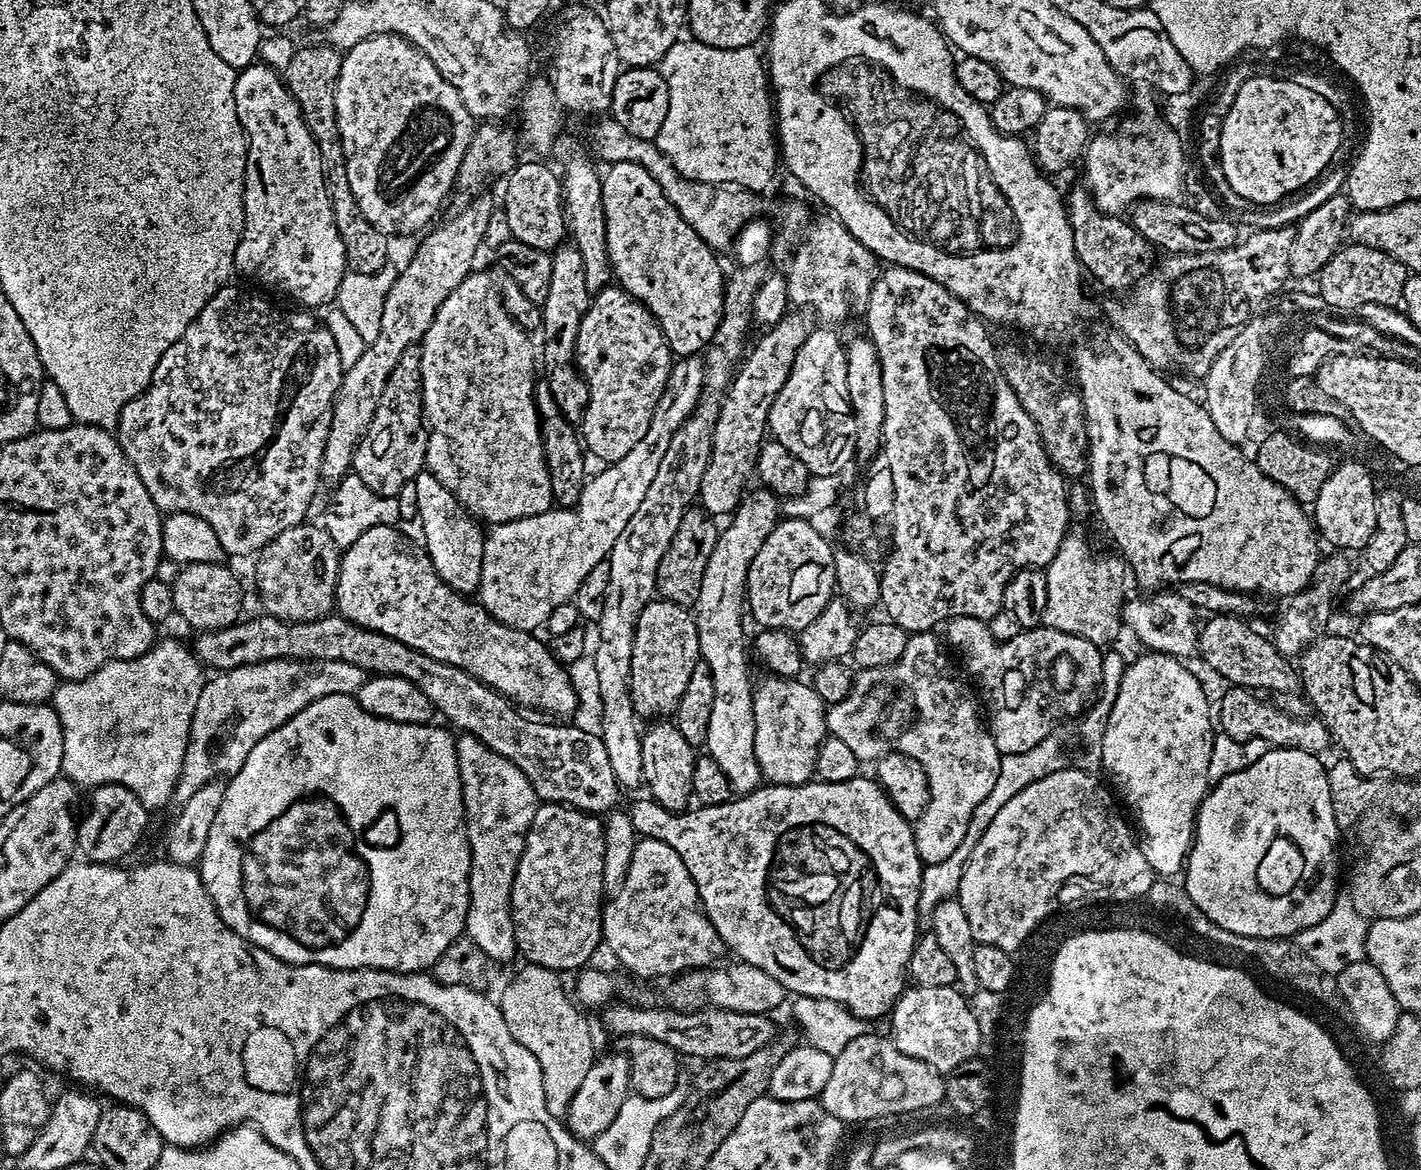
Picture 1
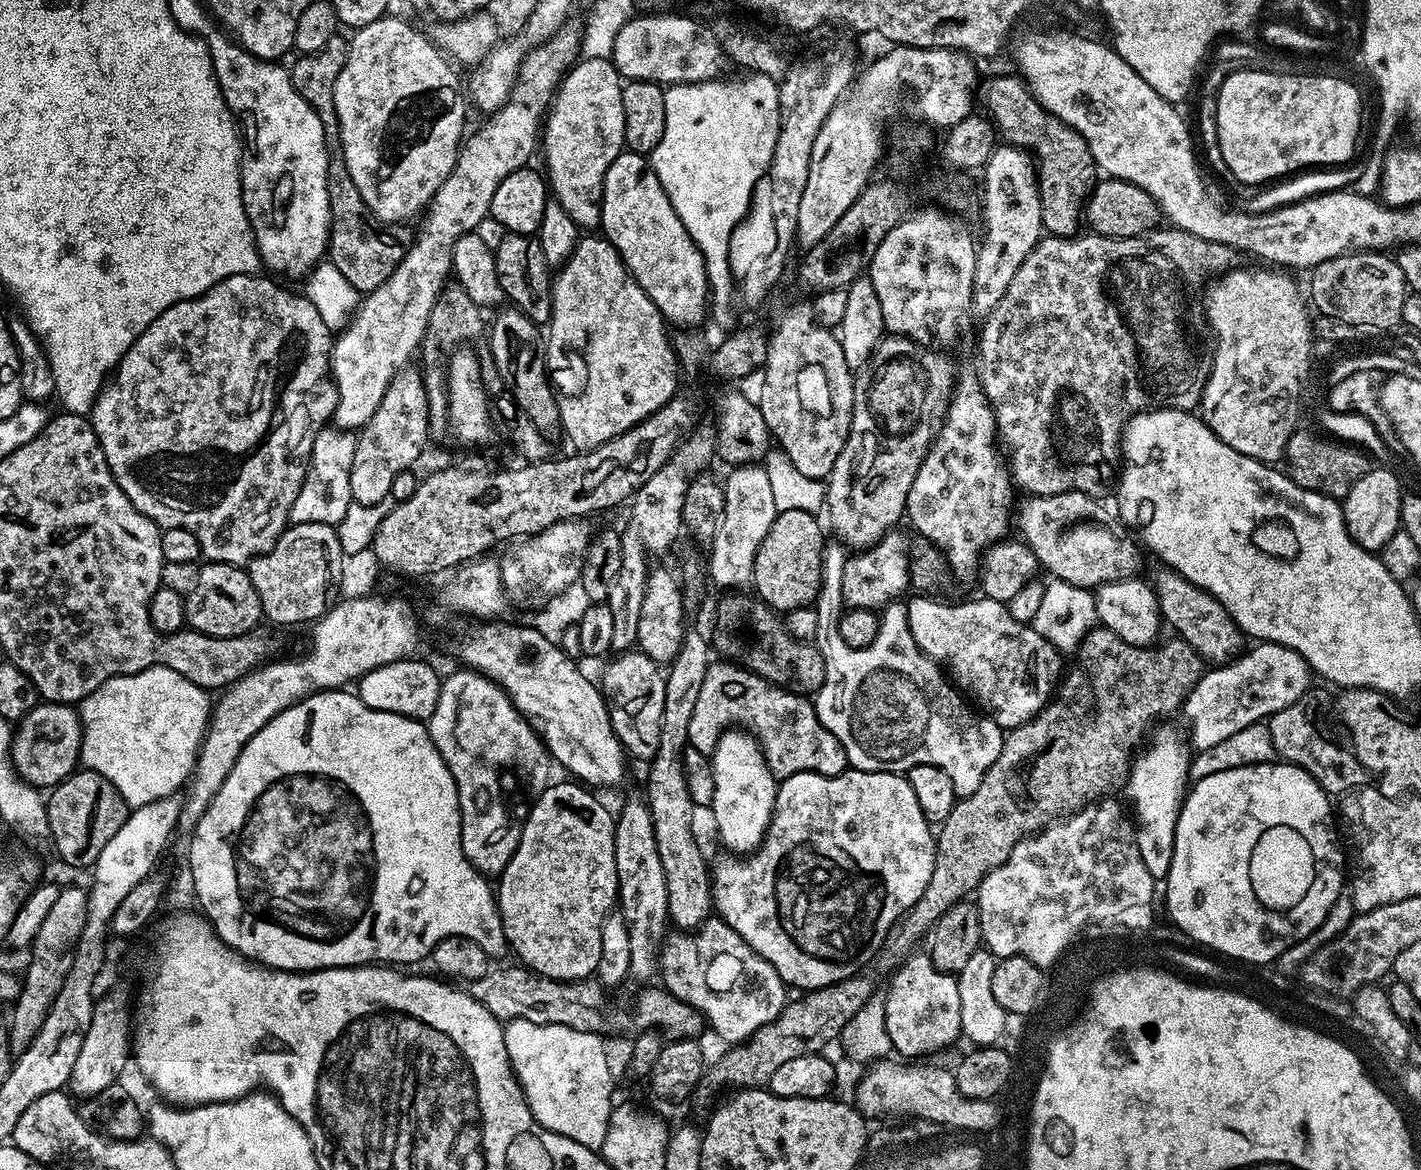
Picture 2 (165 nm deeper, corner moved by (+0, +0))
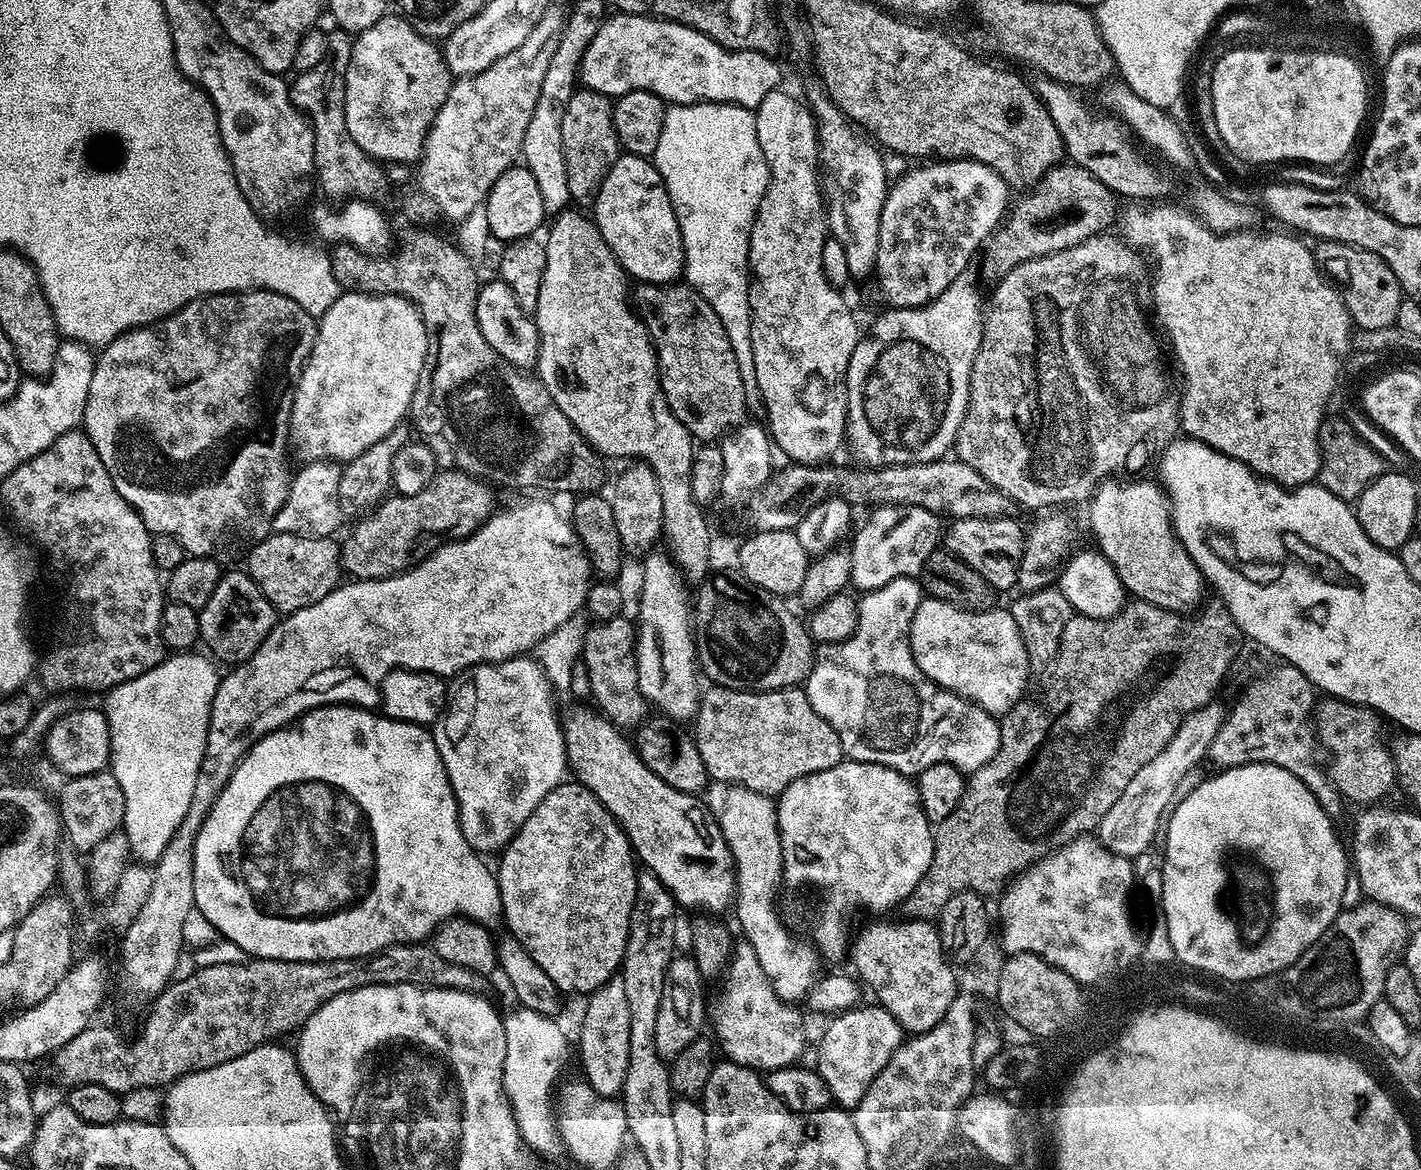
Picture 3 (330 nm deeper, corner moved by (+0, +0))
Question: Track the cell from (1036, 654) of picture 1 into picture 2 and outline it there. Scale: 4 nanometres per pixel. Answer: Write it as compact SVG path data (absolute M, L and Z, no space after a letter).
M918 595L907 601L911 636L926 655L947 671L965 695L976 698L975 703L985 707L983 709L1002 730L1012 731L1028 723L1045 707L1062 674L1063 659L1052 643L1034 631L1031 625L1010 617L1007 605L997 600L980 596L978 600L962 604L944 604L938 601L941 599Z

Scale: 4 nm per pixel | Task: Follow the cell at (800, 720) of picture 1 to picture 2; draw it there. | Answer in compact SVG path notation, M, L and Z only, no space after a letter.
M741 464L733 467L728 481L723 481L724 509L722 518L716 525L716 533L712 535L710 547L712 553L706 556L706 571L709 581L720 590L744 590L752 584L754 562L758 554L758 546L762 546L762 538L770 534L770 526L776 521L773 491L767 470L760 464Z

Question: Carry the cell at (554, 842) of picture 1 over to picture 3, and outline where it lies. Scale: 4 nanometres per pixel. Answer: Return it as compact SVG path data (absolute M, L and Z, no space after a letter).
M565 782L554 790L550 790L550 794L546 794L546 798L542 798L542 802L538 802L534 814L530 814L530 818L526 818L526 822L518 830L515 838L508 843L507 848L503 849L500 858L498 879L500 882L500 897L504 907L502 913L503 923L508 923L507 931L515 940L522 942L522 946L528 951L530 958L534 958L534 962L538 962L538 966L542 966L542 970L546 970L550 982L554 982L557 990L564 994L567 994L567 992L591 994L621 971L626 942L628 941L628 931L630 930L630 914L634 910L638 861L632 851L632 844L628 840L628 835L621 828L620 822L608 813L604 803L585 784Z

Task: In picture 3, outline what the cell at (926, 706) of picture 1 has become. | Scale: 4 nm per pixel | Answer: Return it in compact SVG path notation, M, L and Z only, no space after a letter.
M911 576L894 578L894 582L886 582L886 586L875 588L873 592L863 593L856 606L857 622L852 637L843 640L840 644L821 644L815 649L814 663L808 675L808 680L813 688L808 692L810 706L814 706L814 710L818 710L818 714L822 718L826 718L826 722L830 722L830 726L838 734L840 745L847 759L881 764L905 774L919 774L922 770L926 770L926 766L934 766L935 764L952 764L959 768L961 772L971 774L977 772L982 766L986 766L986 762L990 762L990 758L994 758L994 754L1000 745L1000 725L995 715L988 713L986 709L980 708L979 705L973 704L967 698L960 697L958 694L935 684L932 680L928 680L926 674L918 668L914 654L911 653L910 632L911 620L915 616L915 611L918 610L921 599L921 581Z

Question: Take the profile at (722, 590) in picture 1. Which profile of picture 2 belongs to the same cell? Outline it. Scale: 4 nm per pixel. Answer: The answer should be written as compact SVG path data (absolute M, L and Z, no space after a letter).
M729 730L720 735L711 761L714 770L714 802L710 809L716 832L732 854L751 854L760 847L776 801L778 781L768 765L761 741L751 732Z

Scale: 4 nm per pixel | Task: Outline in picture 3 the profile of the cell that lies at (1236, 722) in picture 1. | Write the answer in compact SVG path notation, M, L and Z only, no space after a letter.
M1324 698L1317 703L1314 713L1319 743L1332 755L1330 779L1345 801L1372 806L1380 800L1392 784L1397 783L1396 757L1393 745L1384 737L1385 721L1370 708L1349 704L1346 700Z

